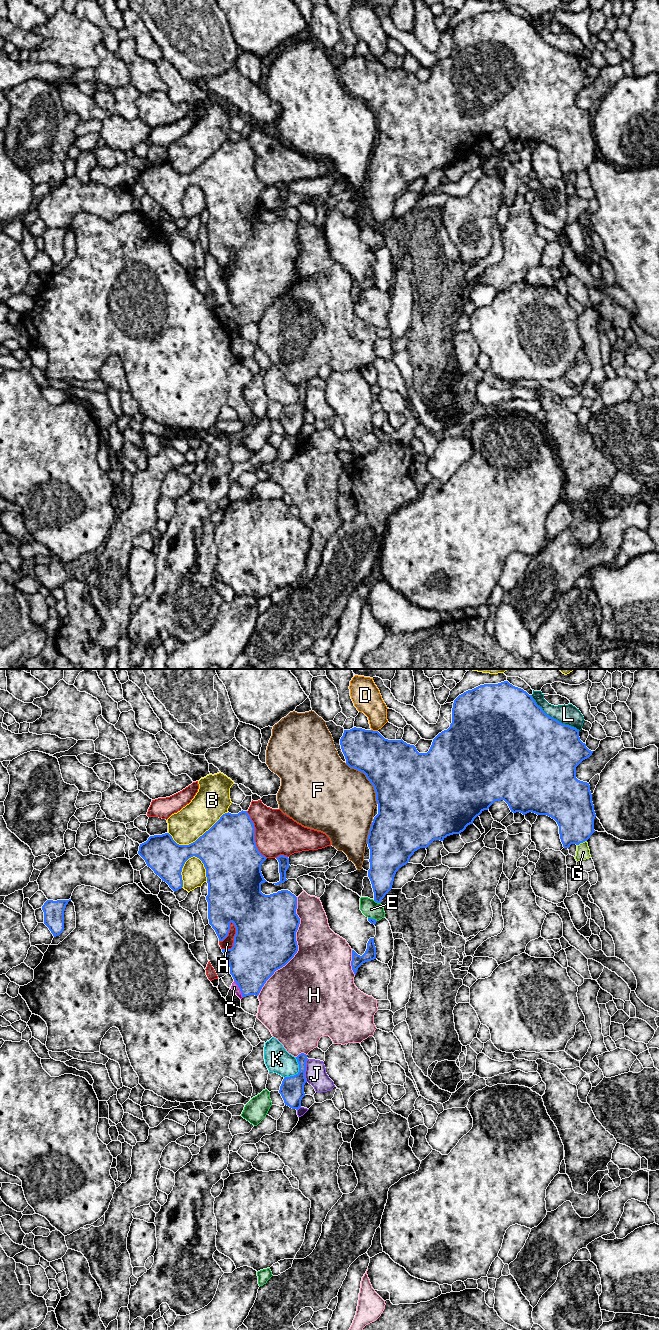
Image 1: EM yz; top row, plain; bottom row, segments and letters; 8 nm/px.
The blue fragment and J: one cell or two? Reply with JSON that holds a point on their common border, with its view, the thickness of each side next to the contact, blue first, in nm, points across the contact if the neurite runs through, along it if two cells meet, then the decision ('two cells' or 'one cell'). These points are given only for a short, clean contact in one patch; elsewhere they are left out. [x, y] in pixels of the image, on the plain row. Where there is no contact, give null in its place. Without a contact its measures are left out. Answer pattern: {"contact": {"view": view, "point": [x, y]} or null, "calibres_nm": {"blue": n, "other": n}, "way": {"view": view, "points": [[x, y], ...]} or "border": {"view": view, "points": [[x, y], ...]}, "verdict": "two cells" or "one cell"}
{"contact": {"view": "yz", "point": [305, 398]}, "calibres_nm": {"blue": 190, "other": 170}, "verdict": "two cells"}

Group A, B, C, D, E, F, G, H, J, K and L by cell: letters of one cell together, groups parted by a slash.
A / B / C / D / E L / F / G / H / J / K

